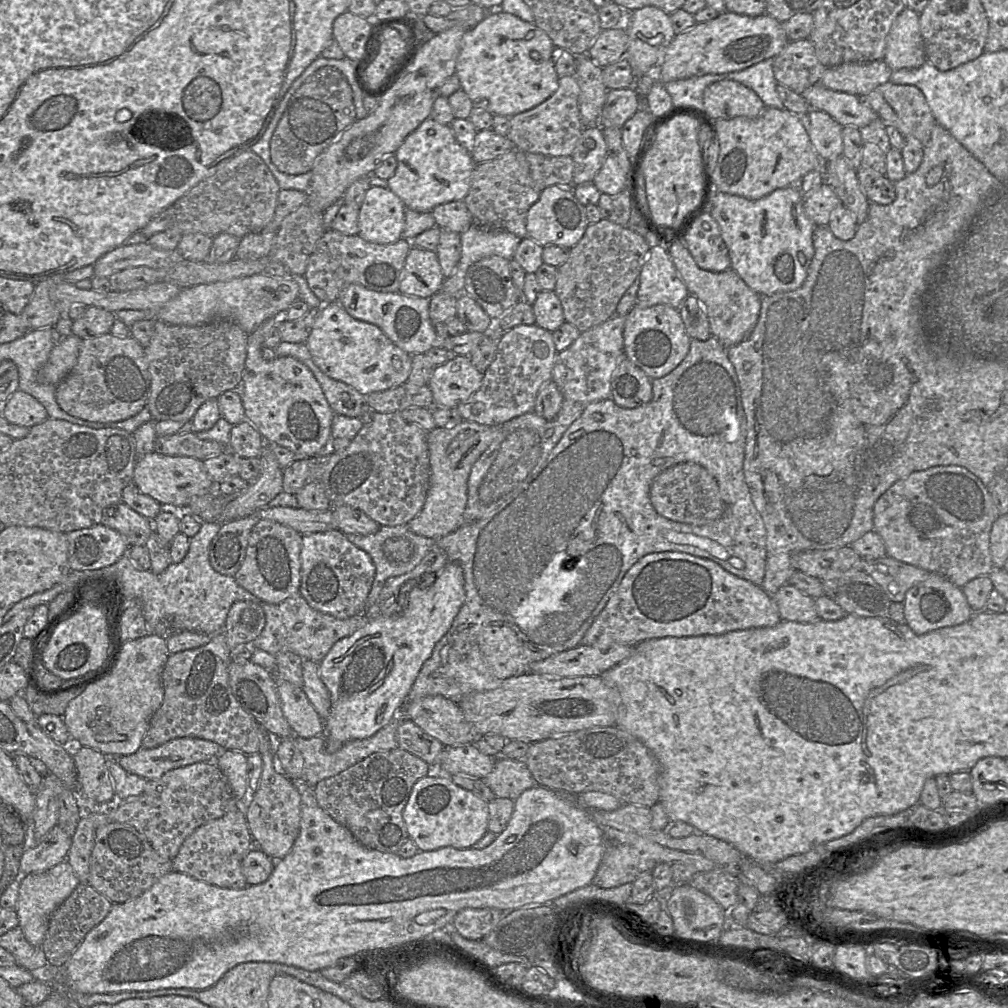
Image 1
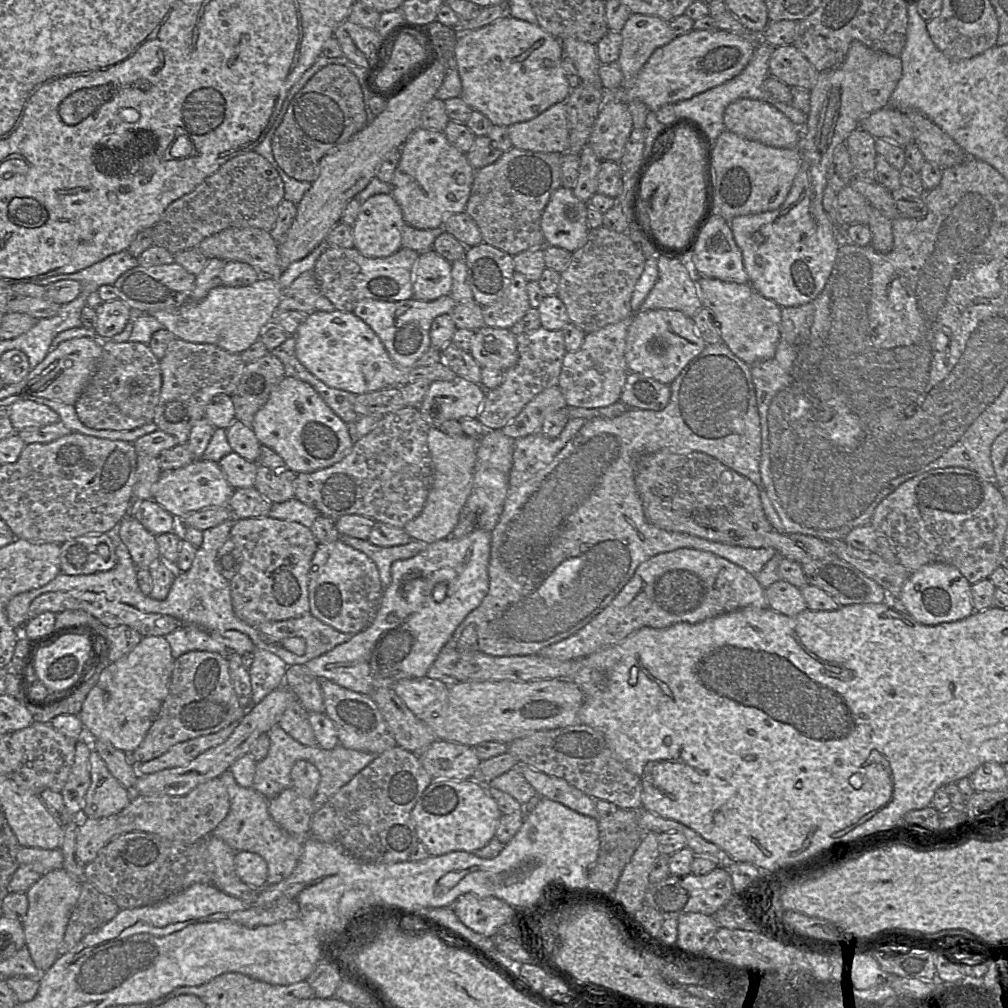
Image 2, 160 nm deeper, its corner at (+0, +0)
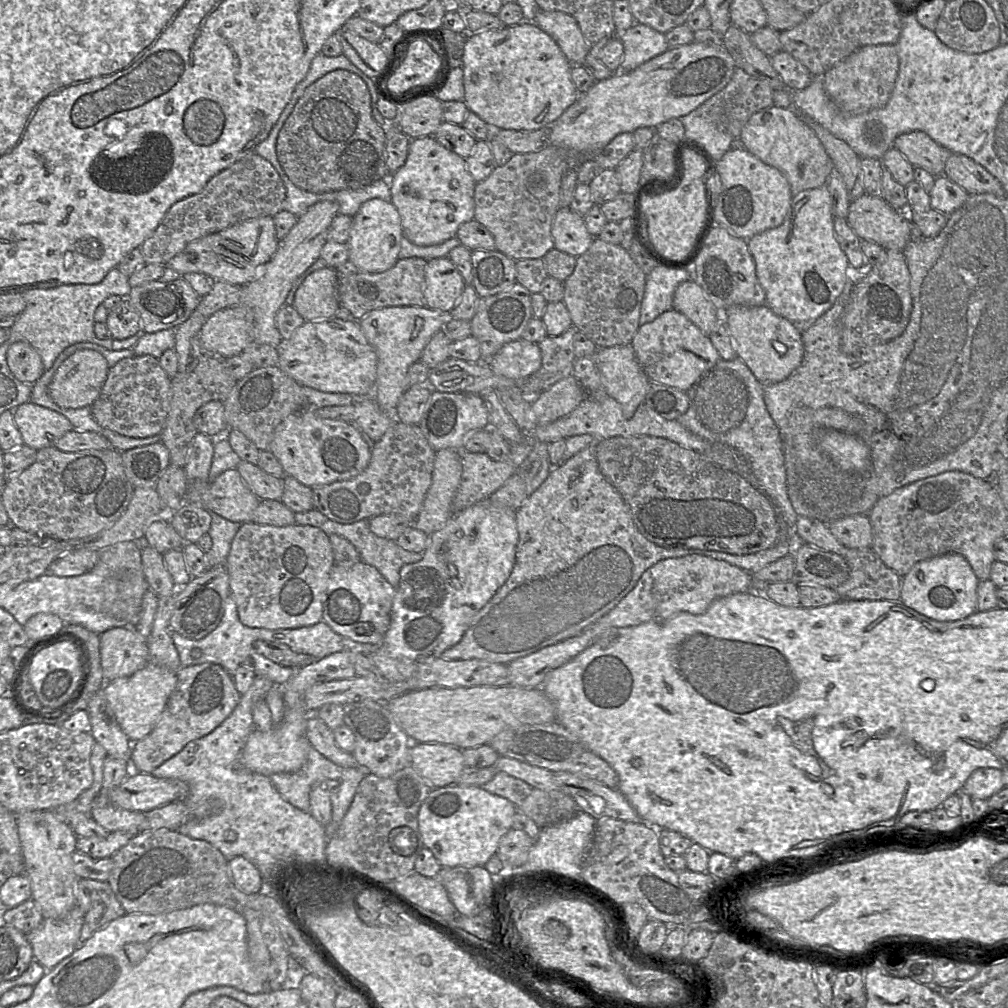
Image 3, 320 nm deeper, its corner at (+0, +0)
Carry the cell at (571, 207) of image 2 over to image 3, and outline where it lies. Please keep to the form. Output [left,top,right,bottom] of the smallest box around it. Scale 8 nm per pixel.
[551,207,593,257]

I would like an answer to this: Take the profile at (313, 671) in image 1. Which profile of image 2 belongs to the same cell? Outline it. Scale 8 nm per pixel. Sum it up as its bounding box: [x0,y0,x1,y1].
[320,679,397,755]

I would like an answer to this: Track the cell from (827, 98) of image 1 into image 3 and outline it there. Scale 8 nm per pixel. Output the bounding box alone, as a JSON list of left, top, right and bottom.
[894,131,952,176]

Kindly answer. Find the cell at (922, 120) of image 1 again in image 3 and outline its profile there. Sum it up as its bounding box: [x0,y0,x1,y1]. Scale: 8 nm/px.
[944,154,1007,197]

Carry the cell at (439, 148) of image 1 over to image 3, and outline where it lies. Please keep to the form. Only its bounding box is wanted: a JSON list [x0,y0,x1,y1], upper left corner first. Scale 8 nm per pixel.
[390,136,476,246]

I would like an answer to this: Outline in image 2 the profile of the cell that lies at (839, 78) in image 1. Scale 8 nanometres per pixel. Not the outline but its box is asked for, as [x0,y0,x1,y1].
[729,41,902,308]

